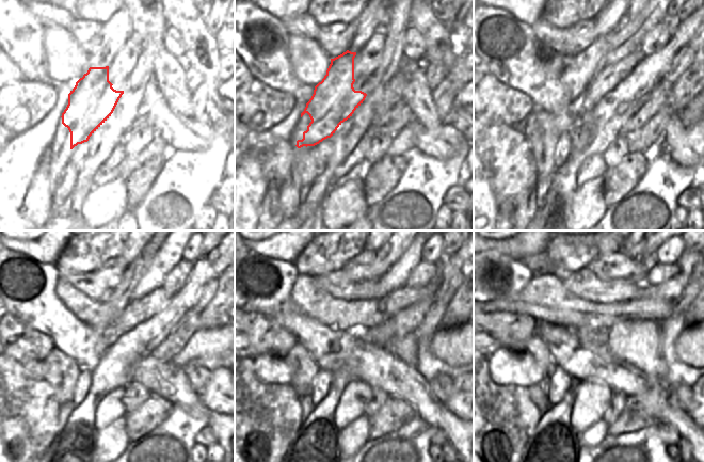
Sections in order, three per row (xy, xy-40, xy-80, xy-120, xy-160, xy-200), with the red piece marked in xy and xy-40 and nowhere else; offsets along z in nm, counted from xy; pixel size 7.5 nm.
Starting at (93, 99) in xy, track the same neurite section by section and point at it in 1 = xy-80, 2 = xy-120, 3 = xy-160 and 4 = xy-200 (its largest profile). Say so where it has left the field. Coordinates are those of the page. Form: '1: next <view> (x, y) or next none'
1: next xy-80 (579, 72)
2: next xy-120 (120, 298)
3: next xy-160 (390, 252)
4: next xy-200 (634, 252)

